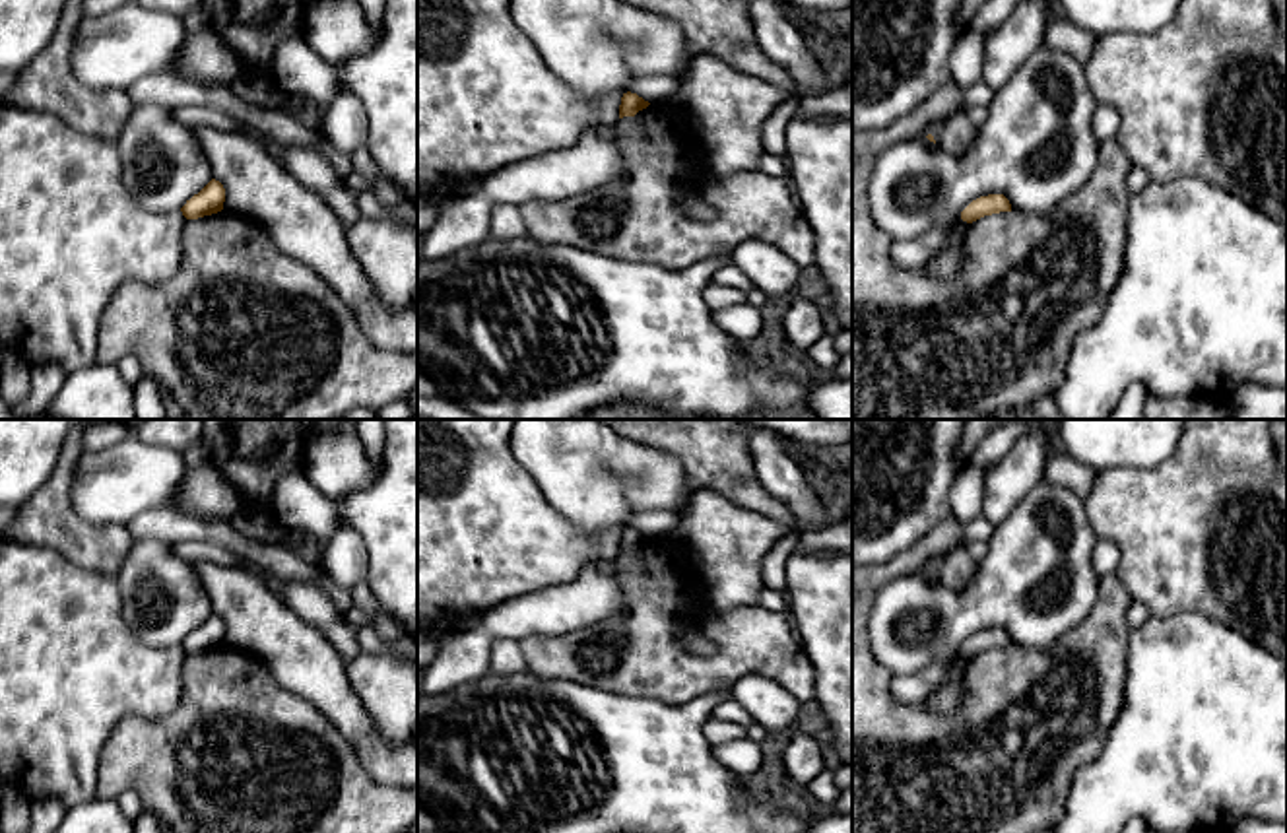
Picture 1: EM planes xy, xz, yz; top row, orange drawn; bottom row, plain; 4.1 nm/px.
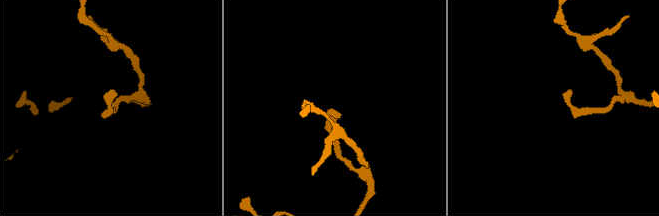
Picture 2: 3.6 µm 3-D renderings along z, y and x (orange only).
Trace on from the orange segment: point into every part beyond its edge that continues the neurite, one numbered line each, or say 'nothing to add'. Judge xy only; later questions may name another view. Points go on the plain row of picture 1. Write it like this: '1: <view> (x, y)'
nothing to add

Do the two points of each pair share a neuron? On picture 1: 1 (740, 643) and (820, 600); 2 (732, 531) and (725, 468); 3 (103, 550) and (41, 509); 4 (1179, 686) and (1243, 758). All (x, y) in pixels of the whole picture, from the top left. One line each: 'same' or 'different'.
1: different
2: different
3: same
4: same

